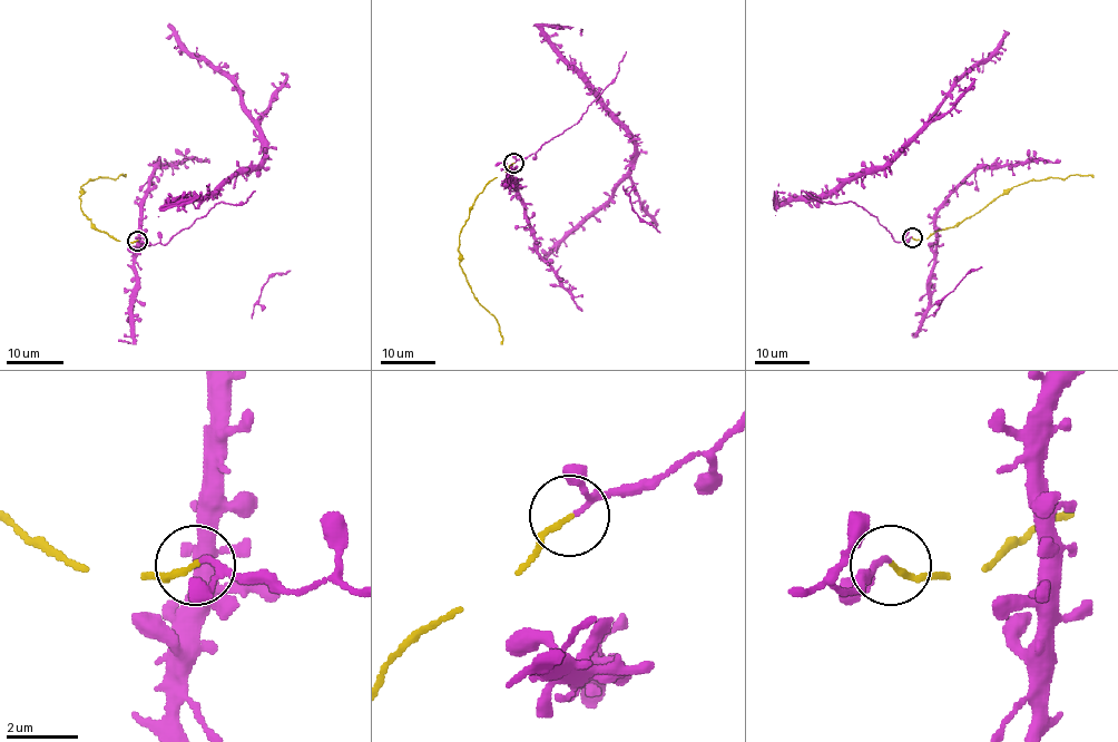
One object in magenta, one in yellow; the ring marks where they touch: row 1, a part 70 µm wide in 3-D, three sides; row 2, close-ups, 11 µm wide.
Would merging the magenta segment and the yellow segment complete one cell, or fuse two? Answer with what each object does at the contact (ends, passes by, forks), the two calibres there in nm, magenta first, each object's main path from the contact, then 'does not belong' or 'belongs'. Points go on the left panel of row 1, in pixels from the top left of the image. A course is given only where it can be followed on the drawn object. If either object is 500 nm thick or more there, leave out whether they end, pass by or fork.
magenta passes by; yellow ends; calibres 100 and 150 nm; course magenta (138, 240), (165, 244), (263, 155), (263, 132), (241, 90), (197, 58), (168, 22); course yellow (137, 240), (118, 241), (96, 228), (81, 211), (80, 186), (88, 181), (124, 176); belongs

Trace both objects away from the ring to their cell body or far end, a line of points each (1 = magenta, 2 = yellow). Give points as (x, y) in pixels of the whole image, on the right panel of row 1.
1: (912, 237), (896, 242), (842, 189), (847, 183), (876, 173), (944, 94), (993, 52), (1003, 29)
2: (912, 237), (927, 238), (935, 231), (951, 226), (1013, 186), (1050, 177), (1094, 177)

